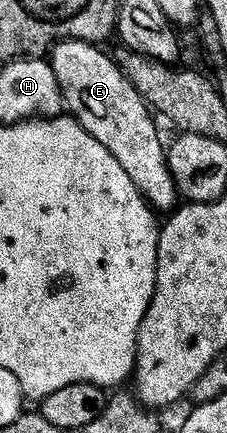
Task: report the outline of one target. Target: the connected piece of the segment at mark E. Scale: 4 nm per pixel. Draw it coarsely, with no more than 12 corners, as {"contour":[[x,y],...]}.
{"contour":[[101,45],[48,61],[65,109],[155,211],[180,195],[155,115]]}

